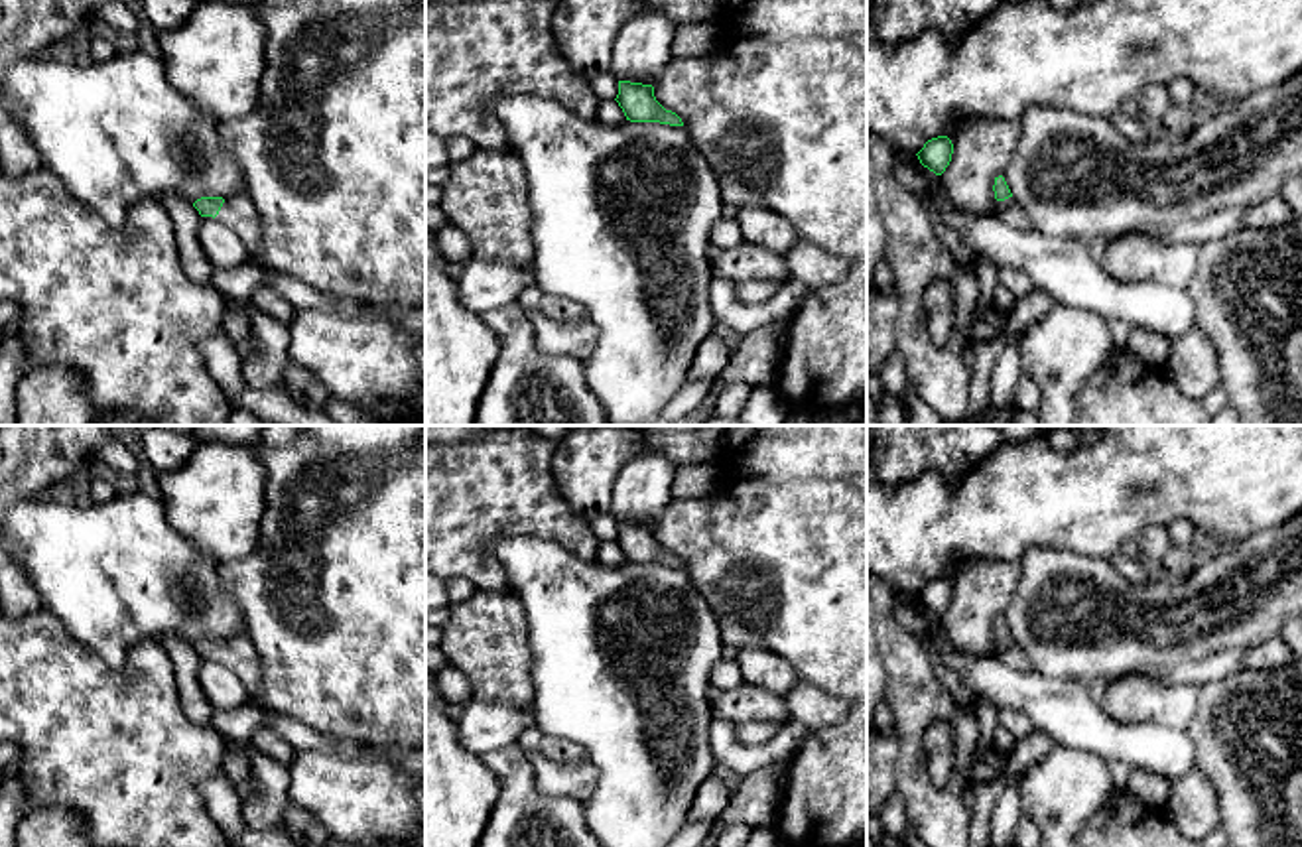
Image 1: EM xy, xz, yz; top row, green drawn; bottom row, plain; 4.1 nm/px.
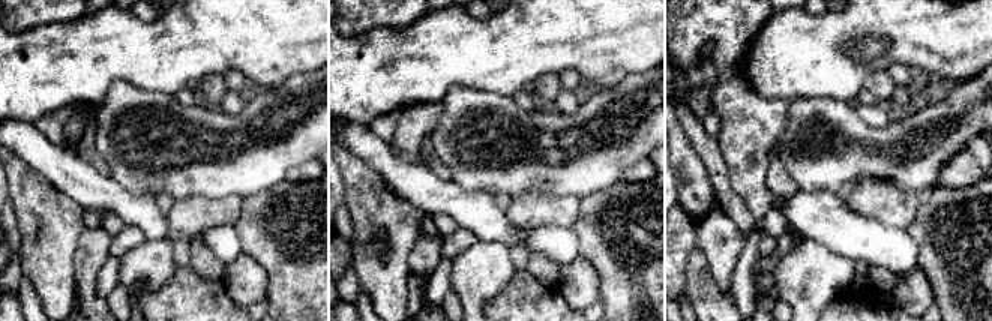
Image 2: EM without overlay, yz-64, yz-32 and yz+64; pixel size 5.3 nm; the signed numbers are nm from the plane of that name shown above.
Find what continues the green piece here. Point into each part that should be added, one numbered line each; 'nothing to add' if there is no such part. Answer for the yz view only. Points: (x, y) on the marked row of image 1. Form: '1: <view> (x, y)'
1: yz (1009, 209)

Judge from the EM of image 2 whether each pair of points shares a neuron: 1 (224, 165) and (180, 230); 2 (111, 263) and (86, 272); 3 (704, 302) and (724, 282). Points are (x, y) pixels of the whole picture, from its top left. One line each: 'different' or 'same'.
1: different
2: different
3: different

